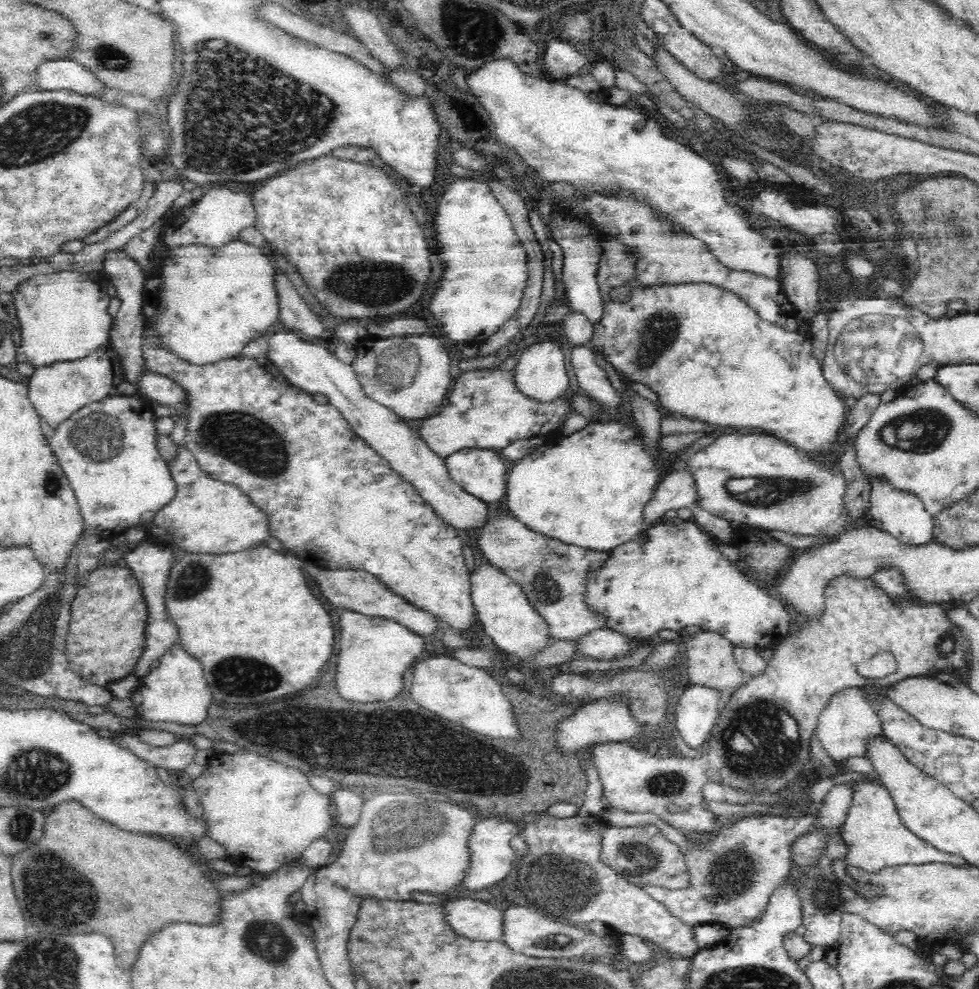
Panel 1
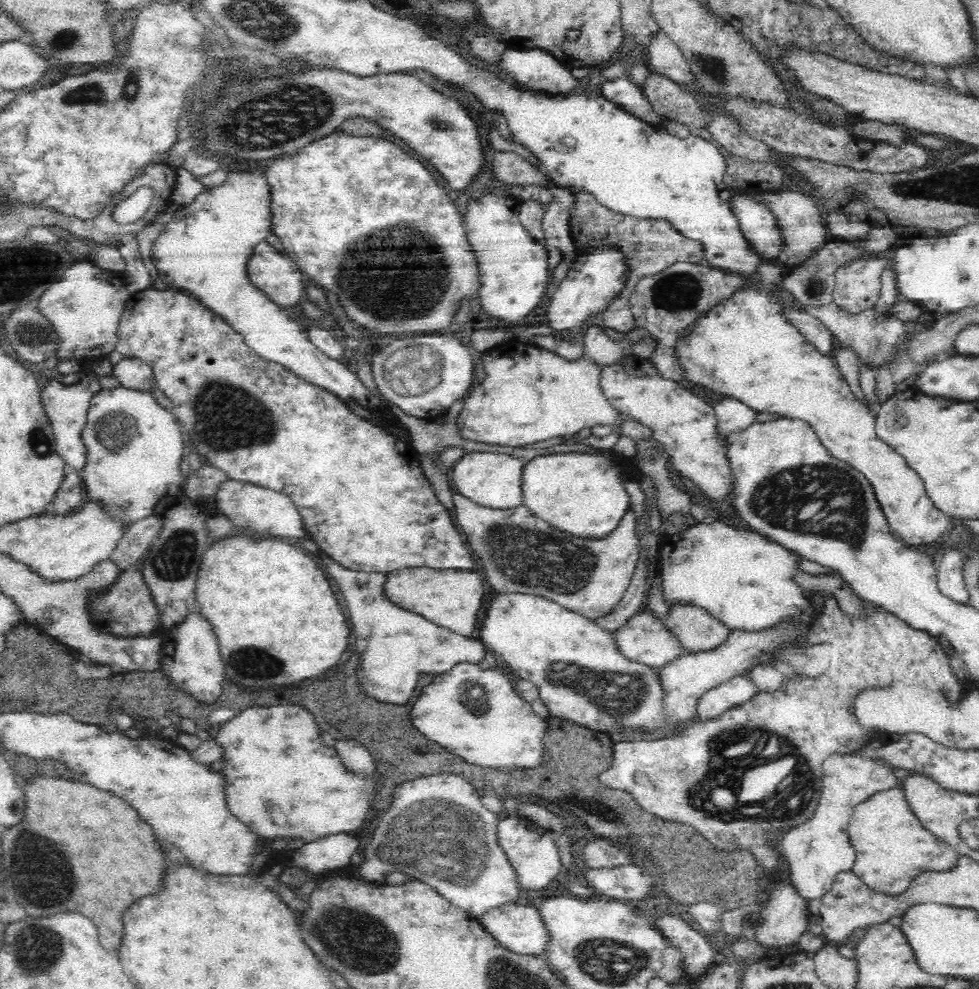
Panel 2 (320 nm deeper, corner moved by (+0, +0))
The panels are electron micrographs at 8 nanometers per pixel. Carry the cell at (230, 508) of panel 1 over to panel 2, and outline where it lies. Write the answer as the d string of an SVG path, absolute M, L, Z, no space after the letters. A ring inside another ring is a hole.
M229 479L220 486L220 490L214 494L214 497L217 501L218 512L234 523L236 533L247 530L248 533L256 536L280 537L283 540L300 538L302 541L310 542L298 507L288 495L282 492Z

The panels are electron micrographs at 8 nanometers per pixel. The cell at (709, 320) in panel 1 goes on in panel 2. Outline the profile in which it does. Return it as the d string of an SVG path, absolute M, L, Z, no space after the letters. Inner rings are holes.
M743 289L742 291L736 292L728 301L718 304L716 308L712 308L709 314L702 318L695 326L688 332L686 337L680 338L676 342L676 348L674 348L674 355L676 355L676 361L680 363L682 367L682 377L686 378L688 382L692 382L694 386L698 388L703 388L705 390L710 390L716 394L724 394L724 396L734 396L738 400L744 400L744 404L748 404L750 408L761 412L771 412L777 415L784 416L786 418L802 418L806 420L814 431L818 435L818 439L822 442L822 445L826 447L826 450L834 456L834 458L840 458L844 462L850 462L854 469L862 472L865 478L868 479L872 486L874 487L874 492L884 515L886 515L886 520L890 525L891 531L897 539L900 539L904 544L930 544L932 542L937 542L944 532L948 528L952 528L953 519L950 515L942 512L942 510L936 508L936 505L932 502L932 499L928 496L926 492L924 481L920 478L918 473L908 466L906 459L900 455L900 453L894 451L892 445L885 443L876 432L876 416L877 414L870 411L870 407L865 402L861 402L856 398L854 392L852 392L851 387L847 383L845 377L841 374L836 366L833 355L823 355L816 350L816 347L806 340L804 337L792 324L791 321L782 313L782 306L784 306L784 300L782 296L776 292L776 294L769 294L766 290L758 291L756 289Z

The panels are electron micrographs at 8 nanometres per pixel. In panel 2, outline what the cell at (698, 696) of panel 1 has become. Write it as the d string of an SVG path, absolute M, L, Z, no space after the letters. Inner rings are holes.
M748 672L733 676L700 697L697 704L697 718L702 720L718 718L725 710L740 706L757 692L758 687L750 679Z

